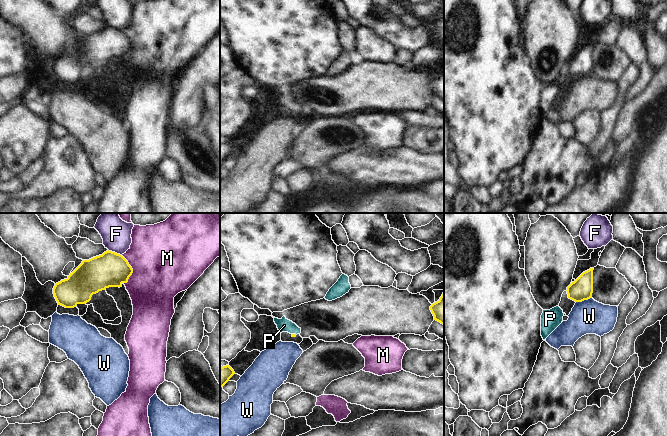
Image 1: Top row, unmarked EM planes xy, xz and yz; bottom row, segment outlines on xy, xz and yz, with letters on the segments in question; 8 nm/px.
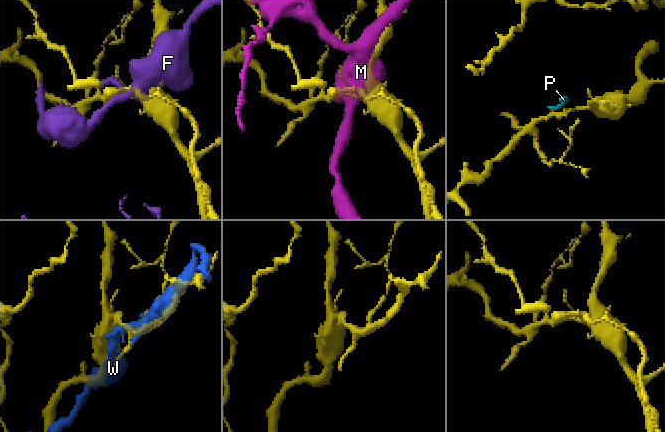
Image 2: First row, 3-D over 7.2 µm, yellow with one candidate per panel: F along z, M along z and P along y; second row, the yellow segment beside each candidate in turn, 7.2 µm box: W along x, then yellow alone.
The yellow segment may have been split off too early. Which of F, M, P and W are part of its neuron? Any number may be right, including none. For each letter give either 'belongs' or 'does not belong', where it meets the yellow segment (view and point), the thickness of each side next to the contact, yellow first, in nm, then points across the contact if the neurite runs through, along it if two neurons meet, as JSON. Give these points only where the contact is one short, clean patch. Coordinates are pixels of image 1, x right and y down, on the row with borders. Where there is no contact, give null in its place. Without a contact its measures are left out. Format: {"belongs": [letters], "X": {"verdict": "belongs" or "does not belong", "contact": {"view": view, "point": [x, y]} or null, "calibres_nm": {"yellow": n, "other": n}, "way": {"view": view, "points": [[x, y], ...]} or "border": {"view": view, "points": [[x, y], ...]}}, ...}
{"belongs": ["P"], "F": {"verdict": "does not belong", "contact": {"view": "xy", "point": [114, 252]}, "calibres_nm": {"yellow": 280, "other": 240}}, "M": {"verdict": "does not belong", "contact": {"view": "xy", "point": [132, 269]}, "calibres_nm": {"yellow": 280, "other": 500}}, "P": {"verdict": "belongs", "contact": {"view": "xz", "point": [294, 334]}, "calibres_nm": {"yellow": 30, "other": 110}, "way": {"view": "xz", "points": [[293, 335], [294, 334], [284, 325]]}}, "W": {"verdict": "does not belong", "contact": {"view": "yz", "point": [583, 300]}, "calibres_nm": {"yellow": 180, "other": 280}}}

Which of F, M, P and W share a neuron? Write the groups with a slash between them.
F / M / P / W

